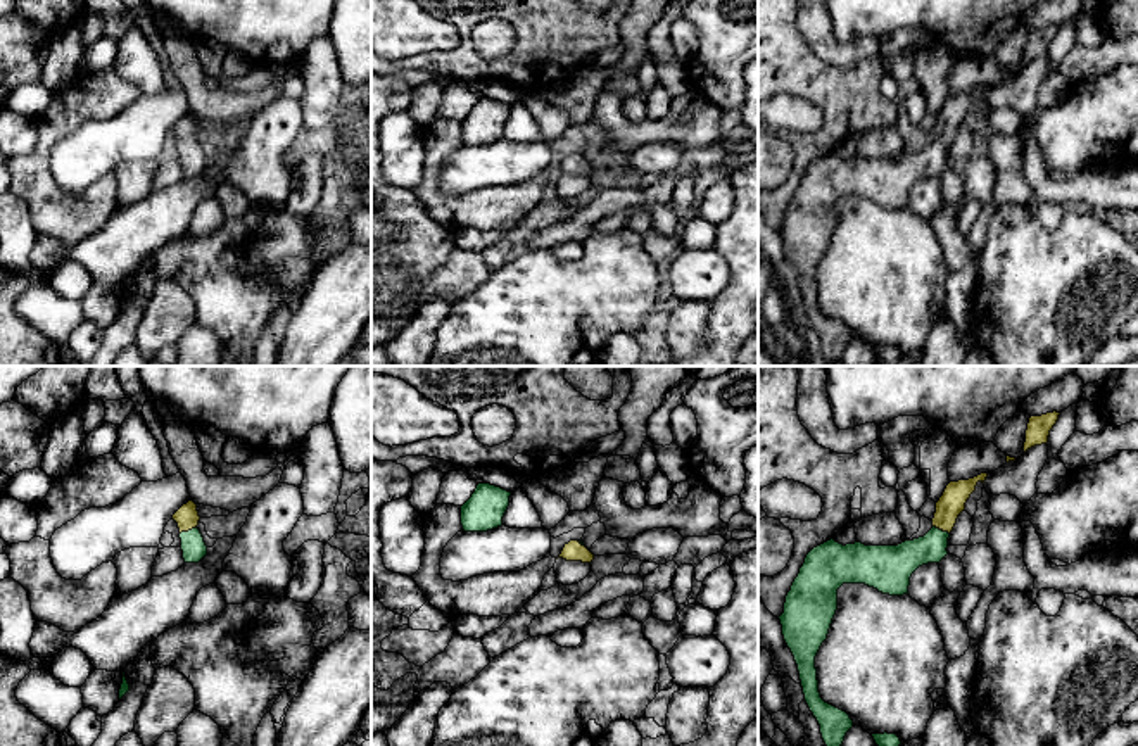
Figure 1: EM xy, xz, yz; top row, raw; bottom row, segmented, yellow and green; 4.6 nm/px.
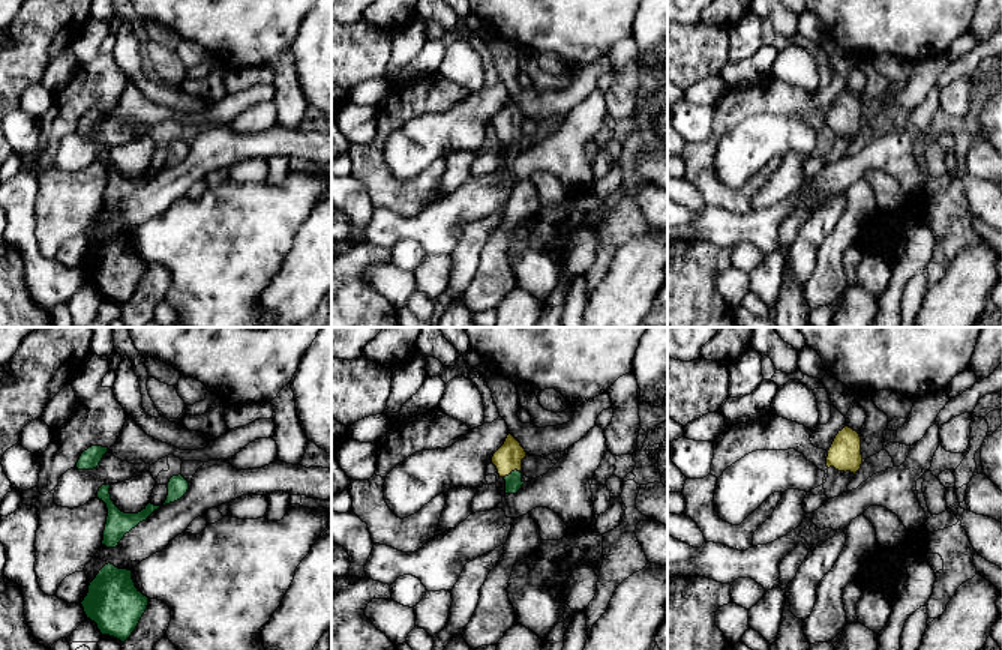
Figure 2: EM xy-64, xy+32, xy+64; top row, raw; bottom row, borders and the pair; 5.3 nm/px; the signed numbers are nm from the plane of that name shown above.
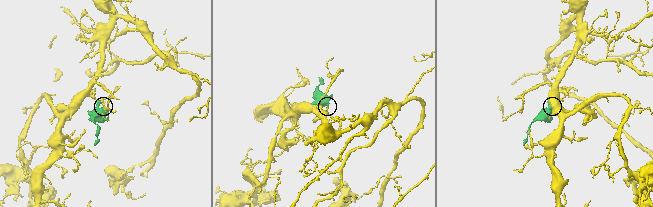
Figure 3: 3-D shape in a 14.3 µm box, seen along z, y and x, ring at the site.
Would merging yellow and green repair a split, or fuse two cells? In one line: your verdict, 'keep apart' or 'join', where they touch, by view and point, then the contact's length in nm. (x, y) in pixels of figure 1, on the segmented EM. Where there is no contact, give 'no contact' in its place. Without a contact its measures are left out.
join | xy (187, 531) | 90 nm

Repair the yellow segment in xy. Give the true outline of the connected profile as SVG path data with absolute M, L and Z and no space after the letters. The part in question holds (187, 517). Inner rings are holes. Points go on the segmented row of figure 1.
M193 501L183 504L174 515L173 520L178 523L180 539L181 539L181 551L185 563L199 563L207 554L207 546L199 525L199 511Z

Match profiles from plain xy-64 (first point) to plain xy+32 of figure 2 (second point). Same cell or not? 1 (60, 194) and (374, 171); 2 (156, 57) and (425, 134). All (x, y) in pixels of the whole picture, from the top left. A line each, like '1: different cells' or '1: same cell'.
1: same cell
2: different cells

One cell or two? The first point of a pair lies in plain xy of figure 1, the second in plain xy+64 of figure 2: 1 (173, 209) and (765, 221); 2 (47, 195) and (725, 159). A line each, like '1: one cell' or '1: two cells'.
1: one cell
2: two cells

